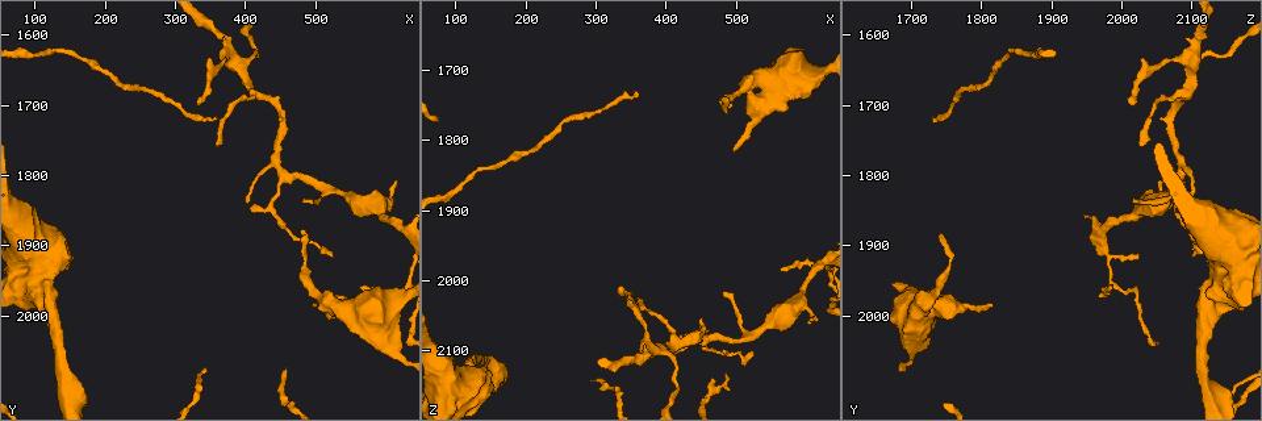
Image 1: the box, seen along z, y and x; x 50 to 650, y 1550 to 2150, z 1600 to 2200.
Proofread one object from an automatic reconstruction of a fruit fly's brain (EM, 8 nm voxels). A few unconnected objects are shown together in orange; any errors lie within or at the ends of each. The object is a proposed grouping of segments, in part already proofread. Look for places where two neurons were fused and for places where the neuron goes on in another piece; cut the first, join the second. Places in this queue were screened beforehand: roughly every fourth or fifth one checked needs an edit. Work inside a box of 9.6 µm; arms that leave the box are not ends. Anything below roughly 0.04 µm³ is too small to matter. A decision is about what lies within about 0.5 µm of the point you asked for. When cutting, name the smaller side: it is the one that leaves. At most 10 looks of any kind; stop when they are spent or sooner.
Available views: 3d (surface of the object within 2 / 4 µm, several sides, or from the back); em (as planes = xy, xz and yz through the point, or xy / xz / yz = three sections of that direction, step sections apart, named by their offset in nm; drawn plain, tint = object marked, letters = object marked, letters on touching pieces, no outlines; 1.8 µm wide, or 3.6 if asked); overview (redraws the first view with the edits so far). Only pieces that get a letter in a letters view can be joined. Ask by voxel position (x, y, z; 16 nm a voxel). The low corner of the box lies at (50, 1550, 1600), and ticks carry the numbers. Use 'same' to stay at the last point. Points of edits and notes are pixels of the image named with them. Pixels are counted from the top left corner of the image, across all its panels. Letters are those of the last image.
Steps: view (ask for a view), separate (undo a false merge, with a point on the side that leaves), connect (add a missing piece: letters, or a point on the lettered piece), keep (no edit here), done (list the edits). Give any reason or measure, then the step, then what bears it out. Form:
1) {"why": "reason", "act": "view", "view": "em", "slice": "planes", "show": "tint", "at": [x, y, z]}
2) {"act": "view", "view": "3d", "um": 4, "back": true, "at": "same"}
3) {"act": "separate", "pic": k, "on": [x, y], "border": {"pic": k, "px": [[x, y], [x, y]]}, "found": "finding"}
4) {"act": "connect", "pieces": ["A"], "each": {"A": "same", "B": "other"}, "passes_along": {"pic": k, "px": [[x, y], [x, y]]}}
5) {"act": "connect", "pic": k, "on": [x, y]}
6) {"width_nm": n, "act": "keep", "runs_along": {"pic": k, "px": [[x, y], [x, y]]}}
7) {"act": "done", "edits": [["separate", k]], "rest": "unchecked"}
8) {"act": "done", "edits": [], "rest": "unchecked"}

{"act": "view", "view": "3d", "um": 4, "at": [615, 1805, 2050]}

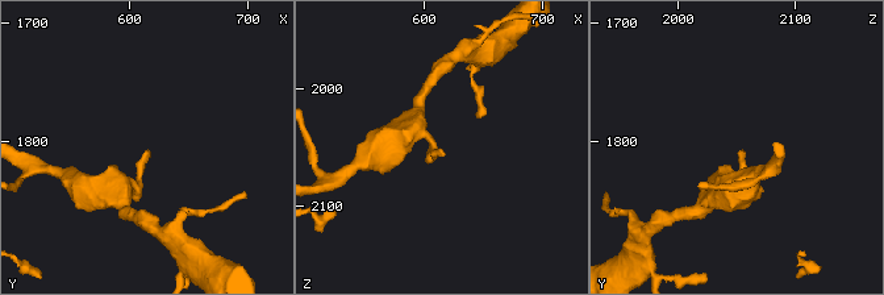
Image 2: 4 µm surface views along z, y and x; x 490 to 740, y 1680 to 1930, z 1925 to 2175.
{"act": "view", "view": "em", "slice": "yz", "step": 8, "show": "tint", "at": [616, 1806, 2052]}

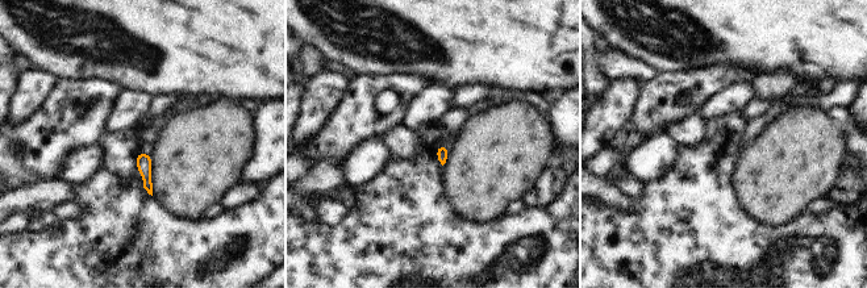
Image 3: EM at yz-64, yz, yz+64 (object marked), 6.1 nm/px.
{"why": "cut it another way", "act": "view", "view": "em", "slice": "planes", "show": "letters", "at": "same"}

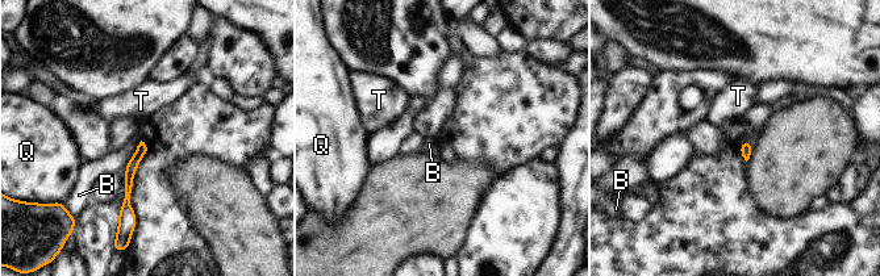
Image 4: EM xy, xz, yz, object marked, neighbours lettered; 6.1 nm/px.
{"act": "keep", "each": {"B": "other", "Q": "other", "T": "other"}, "found": "no lettered piece goes on from it"}

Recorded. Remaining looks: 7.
{"why": "free end", "act": "view", "view": "em", "slice": "xy", "step": 4, "show": "tint", "at": [335, 1700, 2015]}

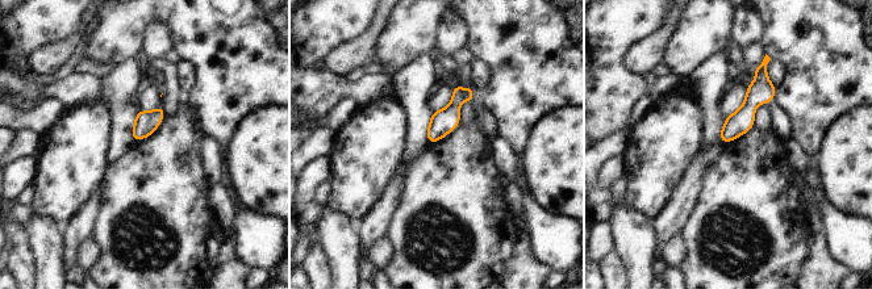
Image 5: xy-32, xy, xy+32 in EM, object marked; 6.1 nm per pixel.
{"act": "view", "view": "em", "slice": "planes", "show": "letters", "at": "same"}

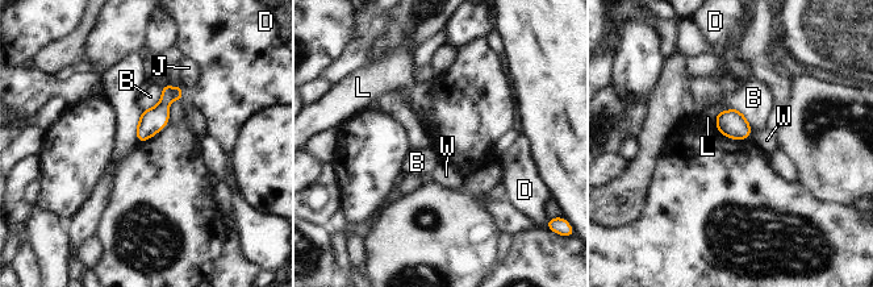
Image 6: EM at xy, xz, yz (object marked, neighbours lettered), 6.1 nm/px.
{"act": "keep", "each": {"B": "other", "D": "other", "J": "other", "L": "other", "W": "other"}, "border": {"pic": 6, "px": [[718, 111], [736, 108], [752, 129]]}, "found": "no lettered piece goes on from it"}

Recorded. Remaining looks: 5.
{"why": "arms part here", "act": "view", "view": "3d", "um": 4, "at": [375, 1635, 2100]}

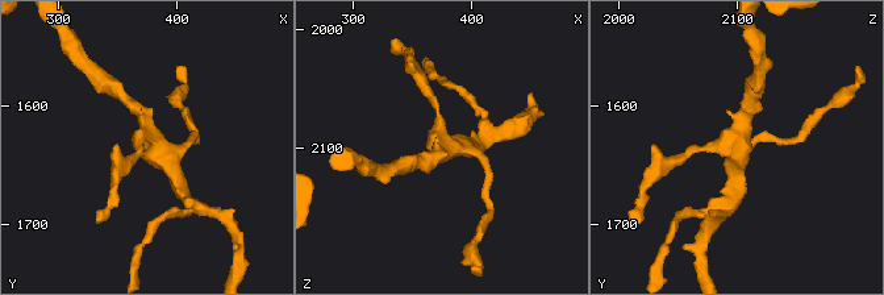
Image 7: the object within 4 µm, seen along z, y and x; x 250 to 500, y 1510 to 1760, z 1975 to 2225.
{"act": "view", "view": "em", "slice": "yz", "step": 8, "show": "tint", "at": [378, 1634, 2098]}

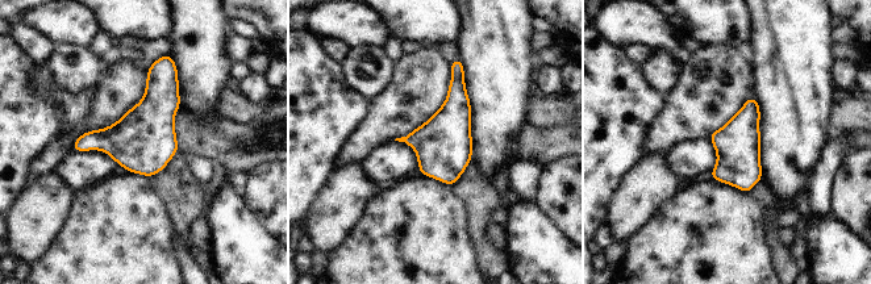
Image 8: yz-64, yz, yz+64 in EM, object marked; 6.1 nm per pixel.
{"act": "view", "view": "em", "slice": "planes", "show": "letters", "at": "same"}

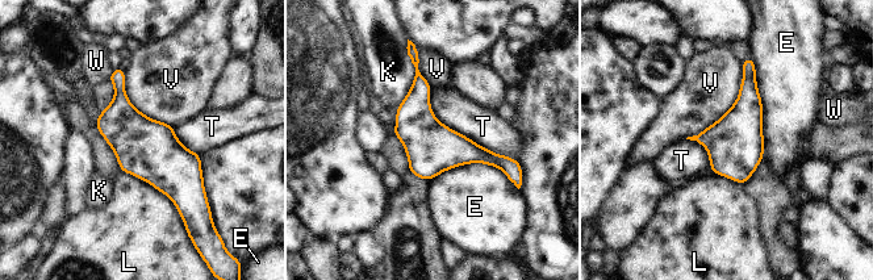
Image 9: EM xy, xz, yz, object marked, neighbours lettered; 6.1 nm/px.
{"longest_contact_nm": ["T", 700], "act": "keep", "each": {"E": "other", "K": "other", "L": "other", "T": "other", "V": "other", "W": "other"}, "found": "continuous, no second neuron"}

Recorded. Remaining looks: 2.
{"act": "done", "edits": [], "rest": "unchecked"}

